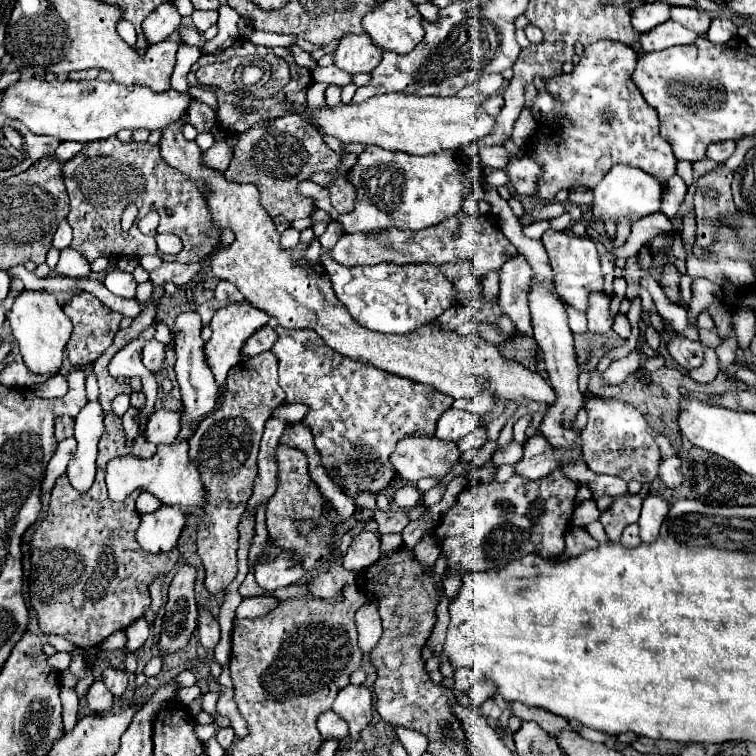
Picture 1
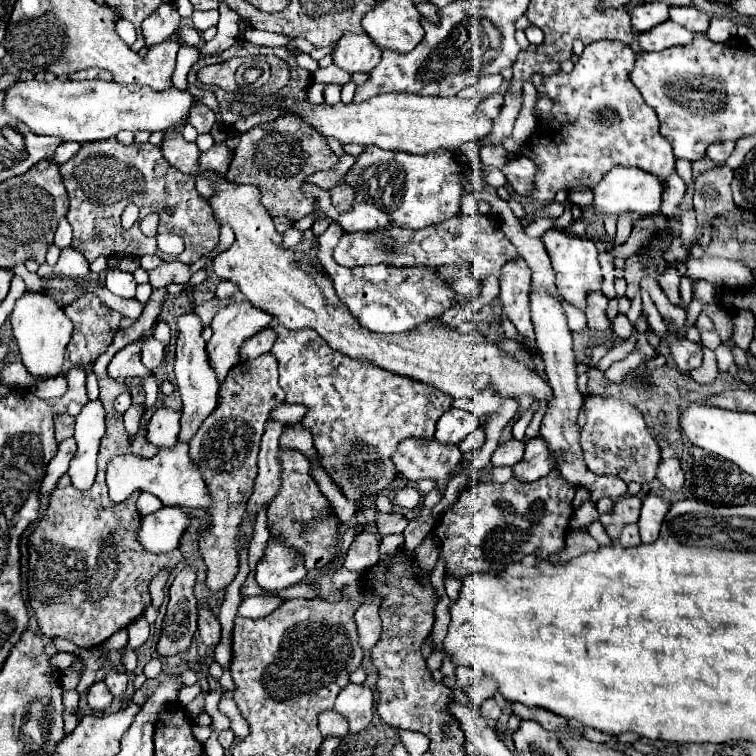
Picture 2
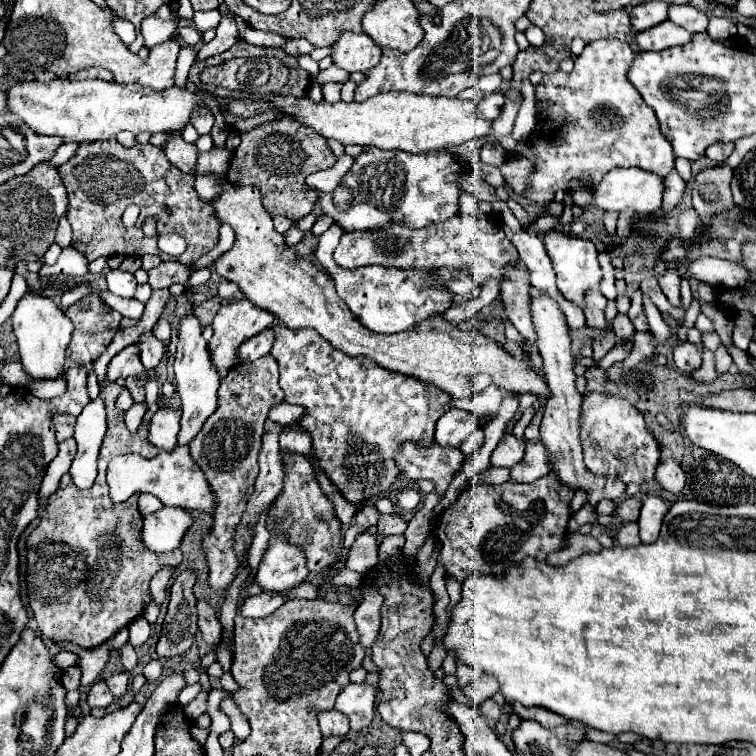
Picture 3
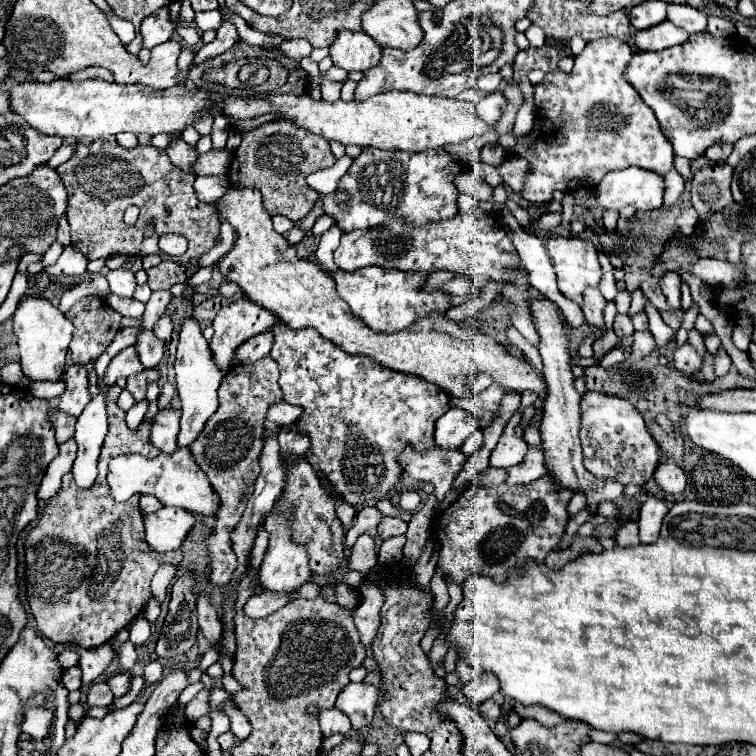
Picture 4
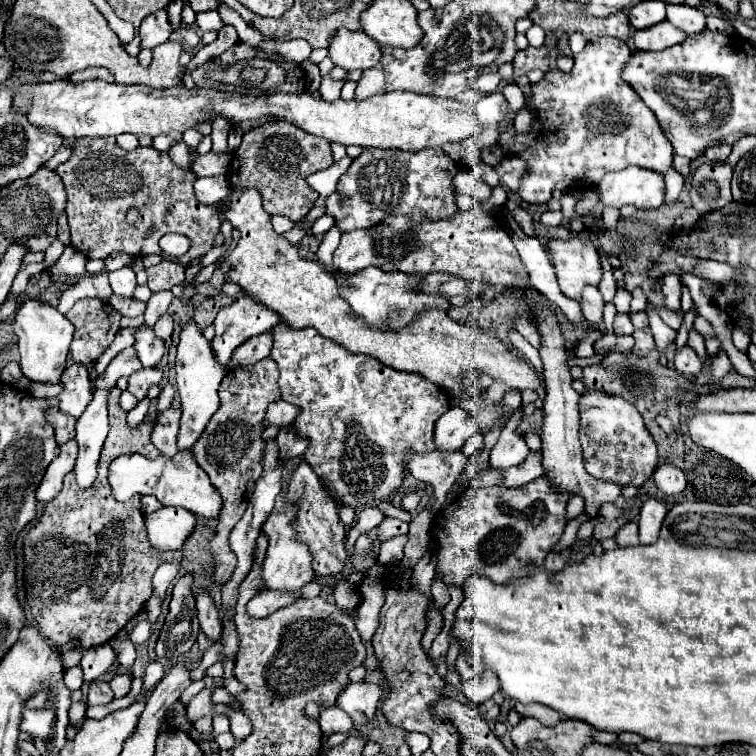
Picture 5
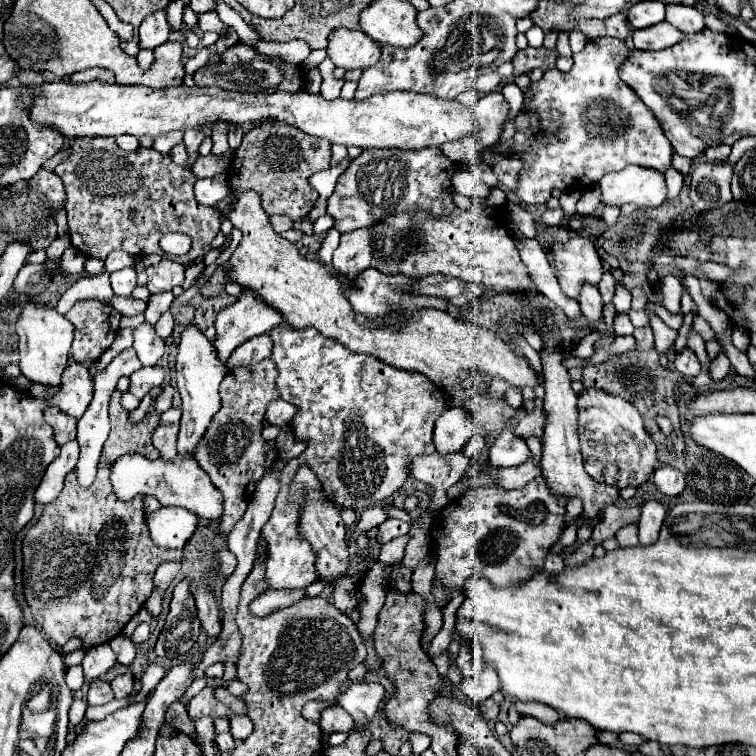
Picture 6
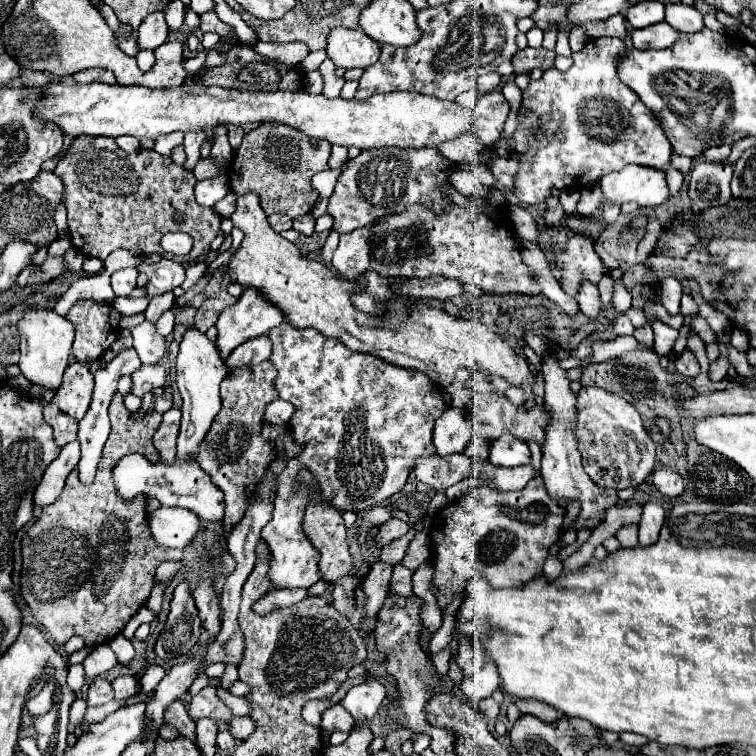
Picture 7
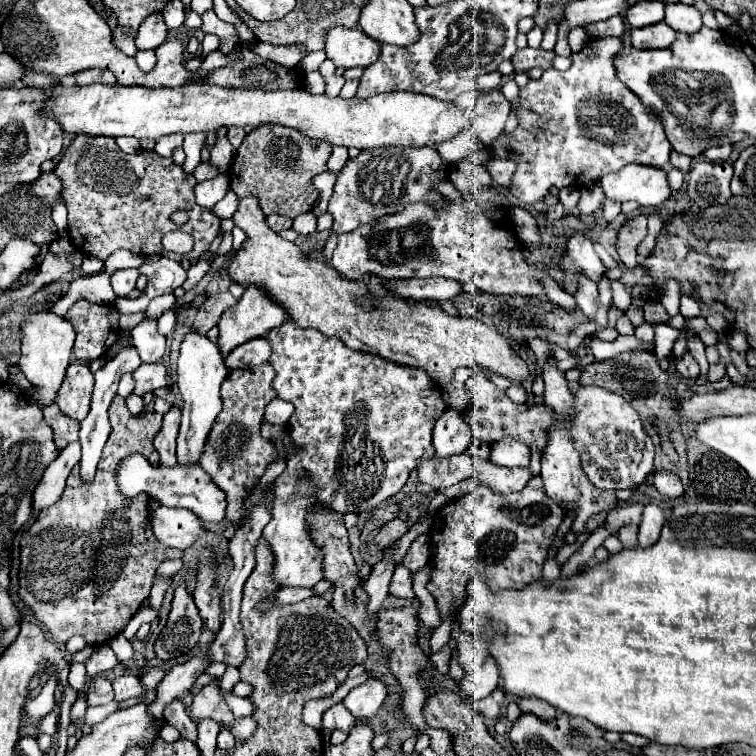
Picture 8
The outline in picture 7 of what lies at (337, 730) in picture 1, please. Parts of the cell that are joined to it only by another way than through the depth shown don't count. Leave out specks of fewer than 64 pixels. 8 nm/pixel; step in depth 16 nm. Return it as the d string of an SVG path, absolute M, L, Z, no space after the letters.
M342 704L328 708L322 716L322 730L326 730L326 732L334 732L334 730L350 732L354 728L354 724L356 722L352 720L352 714Z

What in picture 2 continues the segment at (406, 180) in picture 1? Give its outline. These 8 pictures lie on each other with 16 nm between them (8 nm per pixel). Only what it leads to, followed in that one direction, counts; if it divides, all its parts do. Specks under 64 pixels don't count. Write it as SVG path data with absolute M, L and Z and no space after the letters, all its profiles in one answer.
M366 146L344 176L344 184L352 186L356 194L352 210L338 212L332 206L329 192L313 184L304 182L301 191L313 194L322 212L338 222L344 232L372 232L390 224L418 230L458 214L460 198L466 194L462 180L462 168L452 152L428 152L424 156L414 156L408 152L392 152L376 146Z

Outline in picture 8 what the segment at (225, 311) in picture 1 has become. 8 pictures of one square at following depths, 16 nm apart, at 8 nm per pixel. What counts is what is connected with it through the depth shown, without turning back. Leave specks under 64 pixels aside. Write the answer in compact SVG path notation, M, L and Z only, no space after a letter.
M248 288L236 306L228 308L218 324L222 354L228 356L238 344L260 338L272 328L278 328L288 320L288 312L280 304L272 304L260 288Z

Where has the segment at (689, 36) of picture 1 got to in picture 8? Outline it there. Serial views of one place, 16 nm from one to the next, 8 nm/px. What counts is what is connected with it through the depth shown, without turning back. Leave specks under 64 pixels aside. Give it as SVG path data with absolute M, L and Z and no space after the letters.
M664 22L652 24L648 28L630 28L630 42L638 50L666 48L676 40L676 32L668 28Z

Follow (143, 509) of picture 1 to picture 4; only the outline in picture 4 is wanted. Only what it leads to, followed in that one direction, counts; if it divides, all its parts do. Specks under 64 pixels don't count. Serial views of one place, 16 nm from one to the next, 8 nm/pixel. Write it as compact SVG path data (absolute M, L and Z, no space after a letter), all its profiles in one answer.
M144 494L140 496L139 500L140 511L143 515L151 514L163 507L161 502L150 494Z

